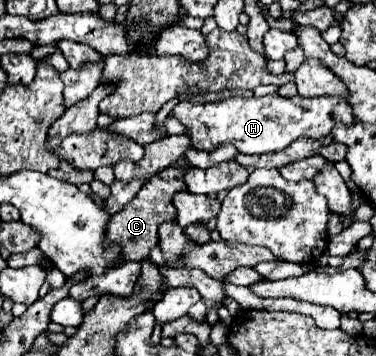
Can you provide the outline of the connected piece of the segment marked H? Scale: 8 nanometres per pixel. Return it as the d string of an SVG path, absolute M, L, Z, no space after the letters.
M270 94L264 98L228 98L210 104L180 102L170 116L174 116L186 132L192 130L192 148L212 152L220 144L234 144L242 154L280 152L298 138L322 138L330 134L336 124L354 124L350 104L336 96L282 98Z

